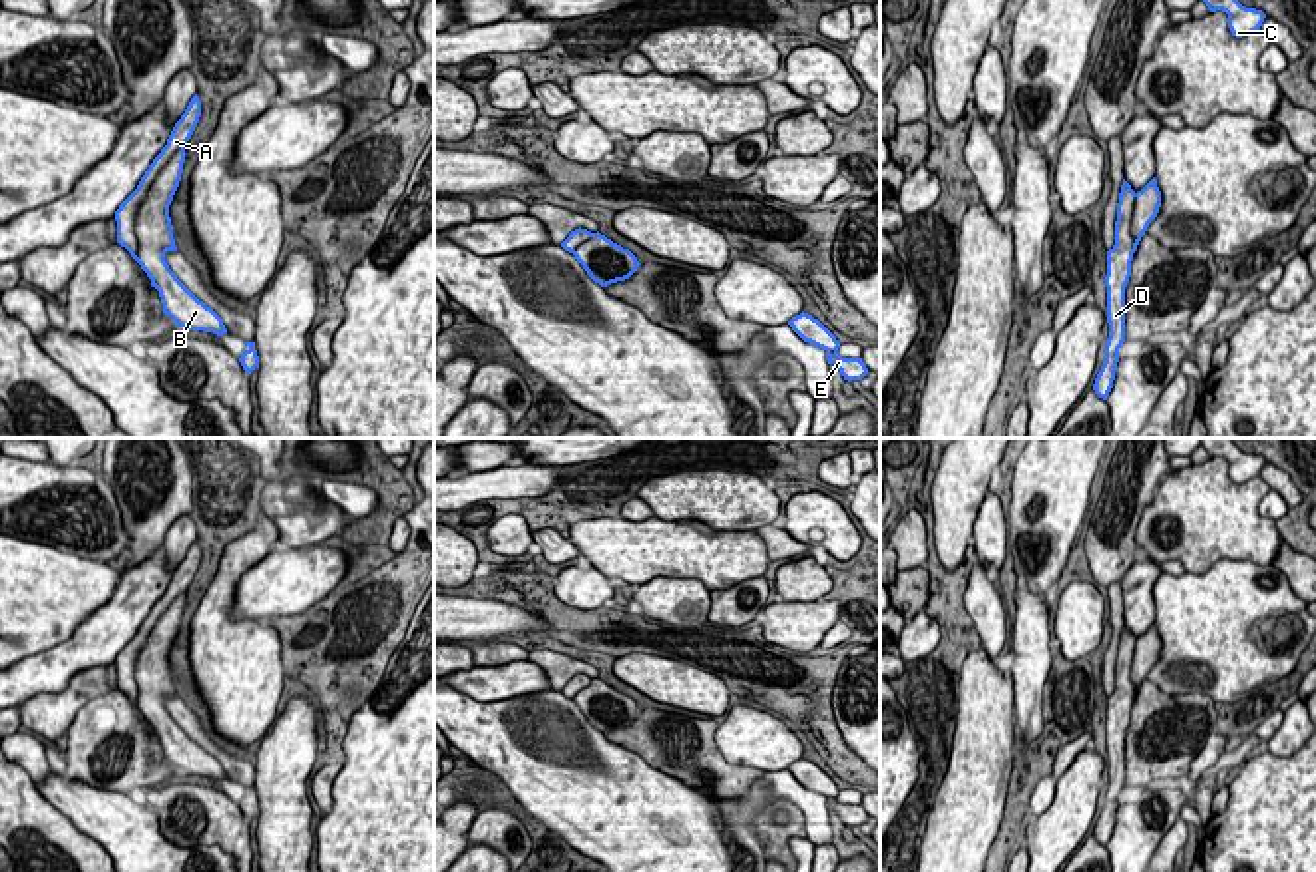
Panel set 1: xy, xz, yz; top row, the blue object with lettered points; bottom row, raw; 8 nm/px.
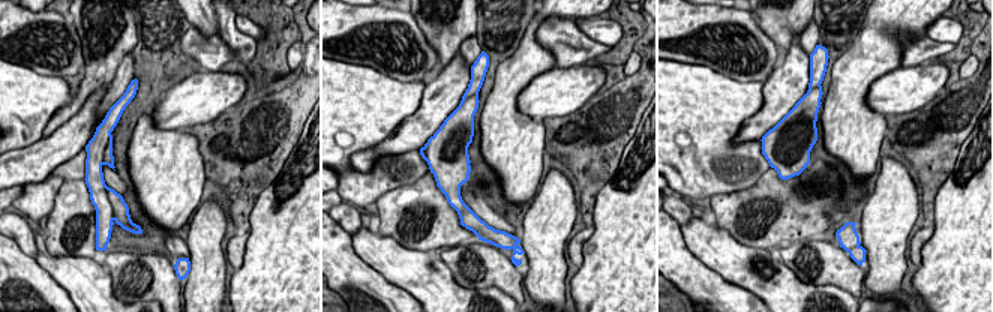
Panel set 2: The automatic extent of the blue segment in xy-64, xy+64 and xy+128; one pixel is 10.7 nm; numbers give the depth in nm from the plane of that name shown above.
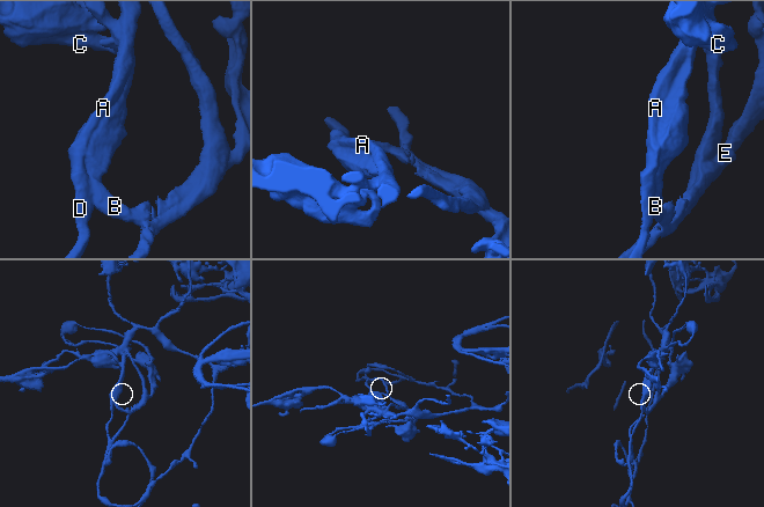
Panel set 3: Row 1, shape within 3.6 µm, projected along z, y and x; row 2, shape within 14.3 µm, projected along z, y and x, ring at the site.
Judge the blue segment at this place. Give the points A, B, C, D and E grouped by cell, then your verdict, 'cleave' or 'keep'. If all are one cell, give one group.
groups A B C D E; keep

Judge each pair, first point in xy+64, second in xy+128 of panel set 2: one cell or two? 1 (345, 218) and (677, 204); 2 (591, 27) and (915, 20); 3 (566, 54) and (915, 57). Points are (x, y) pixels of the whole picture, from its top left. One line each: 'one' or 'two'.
1: one
2: two
3: one

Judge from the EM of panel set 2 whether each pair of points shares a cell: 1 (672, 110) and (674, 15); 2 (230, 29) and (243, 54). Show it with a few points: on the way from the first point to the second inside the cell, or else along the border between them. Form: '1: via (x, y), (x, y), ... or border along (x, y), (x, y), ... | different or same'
1: border along (672, 59), (708, 68) | different
2: via (231, 35), (243, 48) | same

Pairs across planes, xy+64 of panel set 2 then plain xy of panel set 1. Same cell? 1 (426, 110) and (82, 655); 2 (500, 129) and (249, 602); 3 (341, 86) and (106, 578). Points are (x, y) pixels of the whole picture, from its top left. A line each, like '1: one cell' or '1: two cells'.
1: one cell
2: two cells
3: one cell

